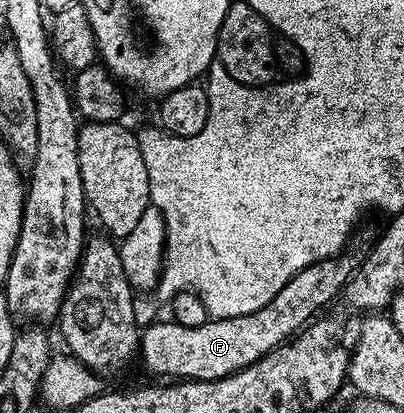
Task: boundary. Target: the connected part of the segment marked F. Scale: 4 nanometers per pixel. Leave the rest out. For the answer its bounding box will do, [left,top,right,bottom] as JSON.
[139,256,349,381]

